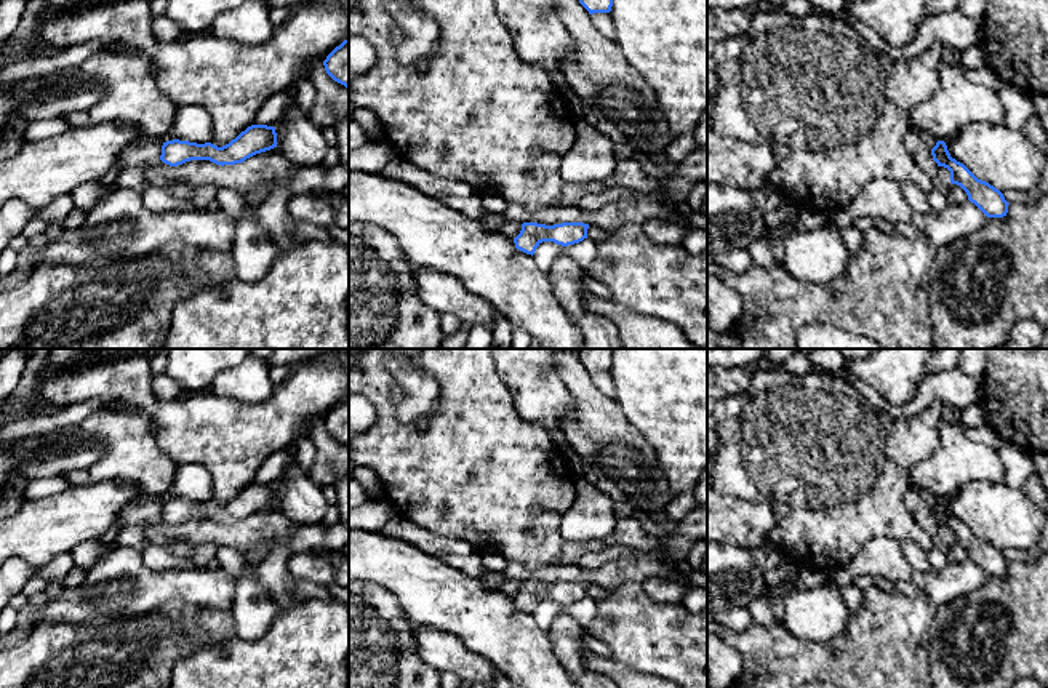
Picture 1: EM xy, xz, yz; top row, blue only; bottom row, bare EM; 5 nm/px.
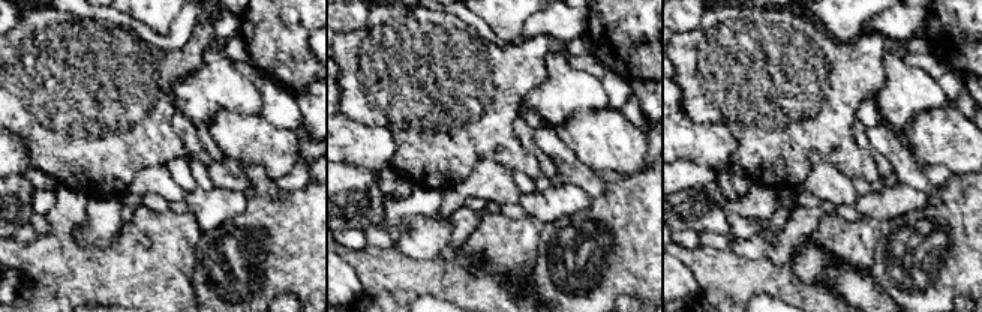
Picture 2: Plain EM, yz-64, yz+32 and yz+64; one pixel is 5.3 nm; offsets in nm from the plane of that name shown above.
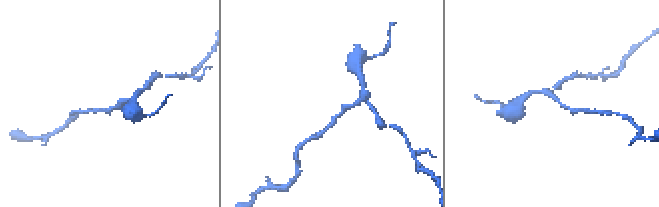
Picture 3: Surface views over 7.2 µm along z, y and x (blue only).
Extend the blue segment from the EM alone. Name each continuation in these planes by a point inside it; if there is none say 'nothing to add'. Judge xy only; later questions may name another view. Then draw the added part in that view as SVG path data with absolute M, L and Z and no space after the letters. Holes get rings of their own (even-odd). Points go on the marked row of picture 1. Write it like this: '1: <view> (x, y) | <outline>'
nothing to add

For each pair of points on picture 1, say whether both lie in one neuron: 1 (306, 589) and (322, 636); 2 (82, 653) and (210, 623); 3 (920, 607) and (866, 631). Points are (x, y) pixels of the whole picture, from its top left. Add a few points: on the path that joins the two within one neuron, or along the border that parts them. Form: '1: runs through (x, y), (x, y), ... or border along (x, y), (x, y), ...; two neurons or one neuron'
1: border along (332, 599), (296, 602); two neurons
2: runs through (117, 653), (138, 653), (148, 647), (186, 647); one neuron
3: runs through (908, 620), (895, 631), (879, 631); one neuron

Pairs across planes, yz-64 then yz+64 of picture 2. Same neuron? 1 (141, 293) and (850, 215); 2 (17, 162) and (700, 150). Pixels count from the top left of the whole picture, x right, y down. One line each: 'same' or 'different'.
1: different
2: same

